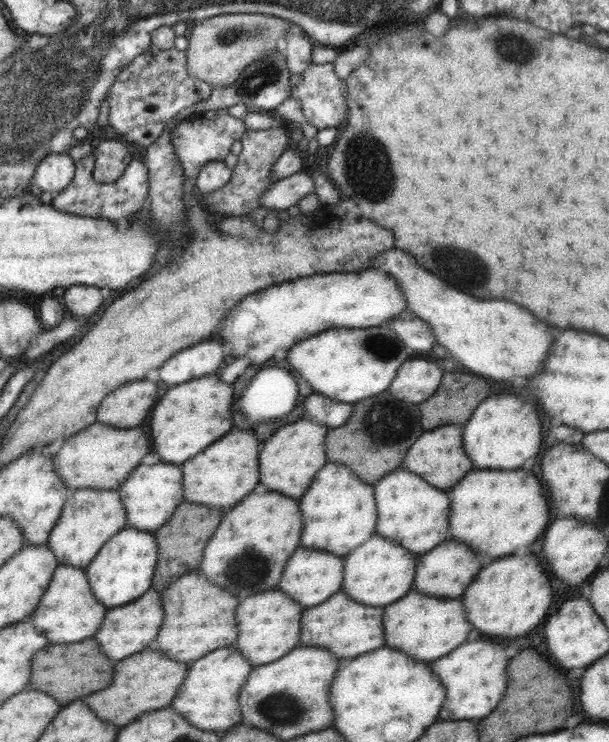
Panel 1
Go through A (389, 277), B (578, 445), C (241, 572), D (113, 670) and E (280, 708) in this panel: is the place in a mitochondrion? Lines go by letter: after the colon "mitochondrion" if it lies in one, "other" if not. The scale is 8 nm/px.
A: other
B: other
C: mitochondrion
D: other
E: mitochondrion

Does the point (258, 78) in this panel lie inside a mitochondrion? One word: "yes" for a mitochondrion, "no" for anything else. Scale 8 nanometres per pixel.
yes

